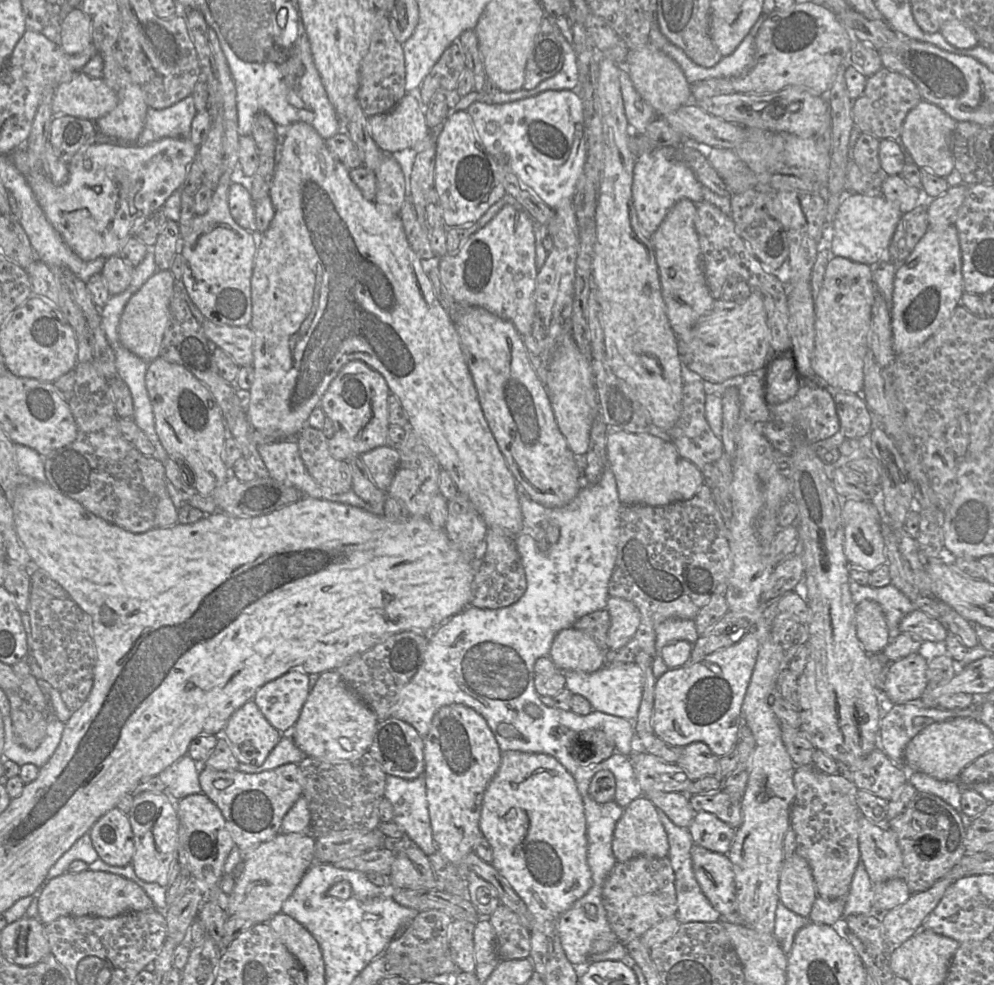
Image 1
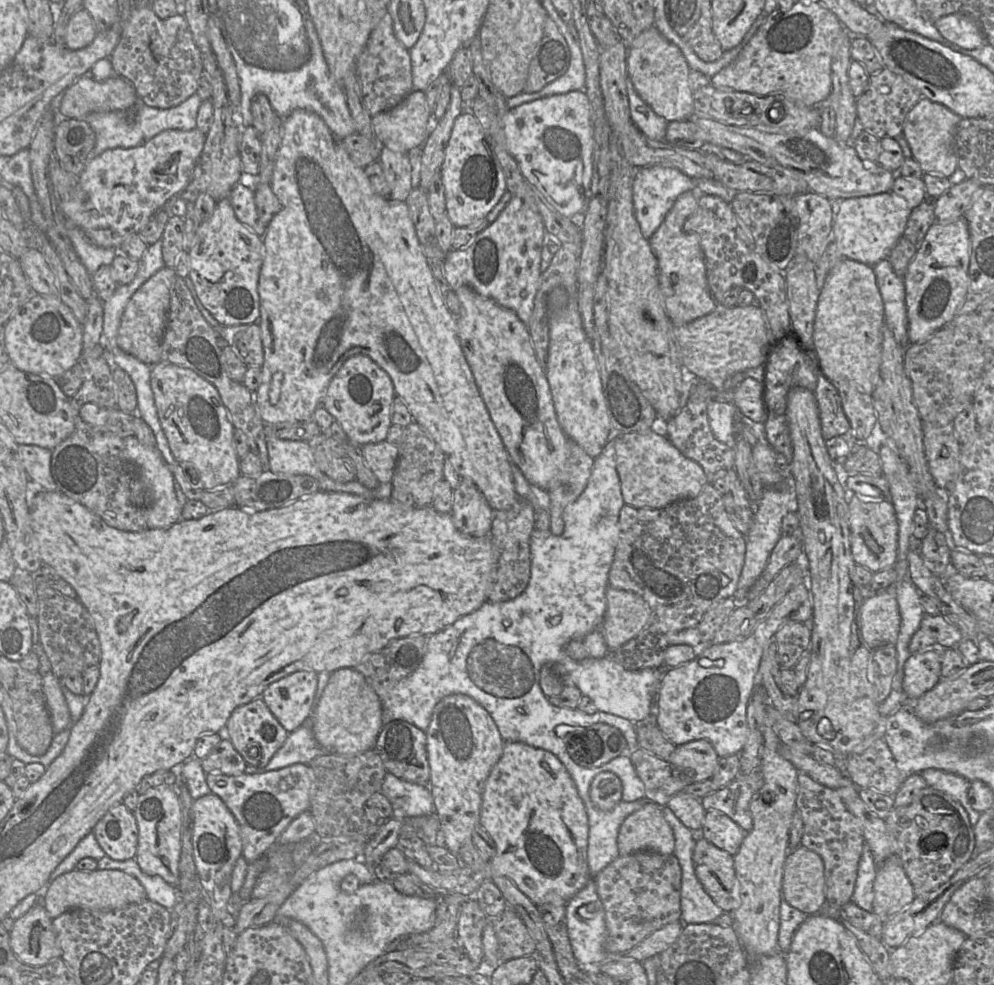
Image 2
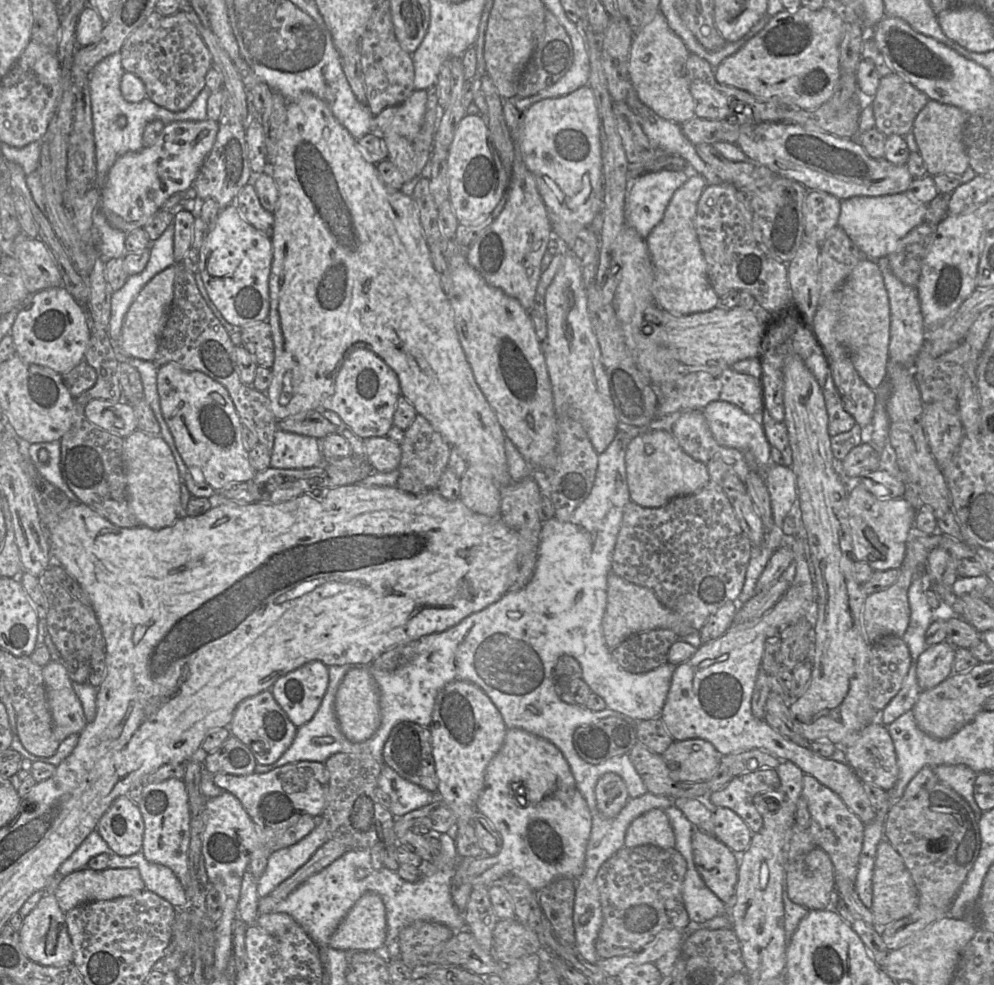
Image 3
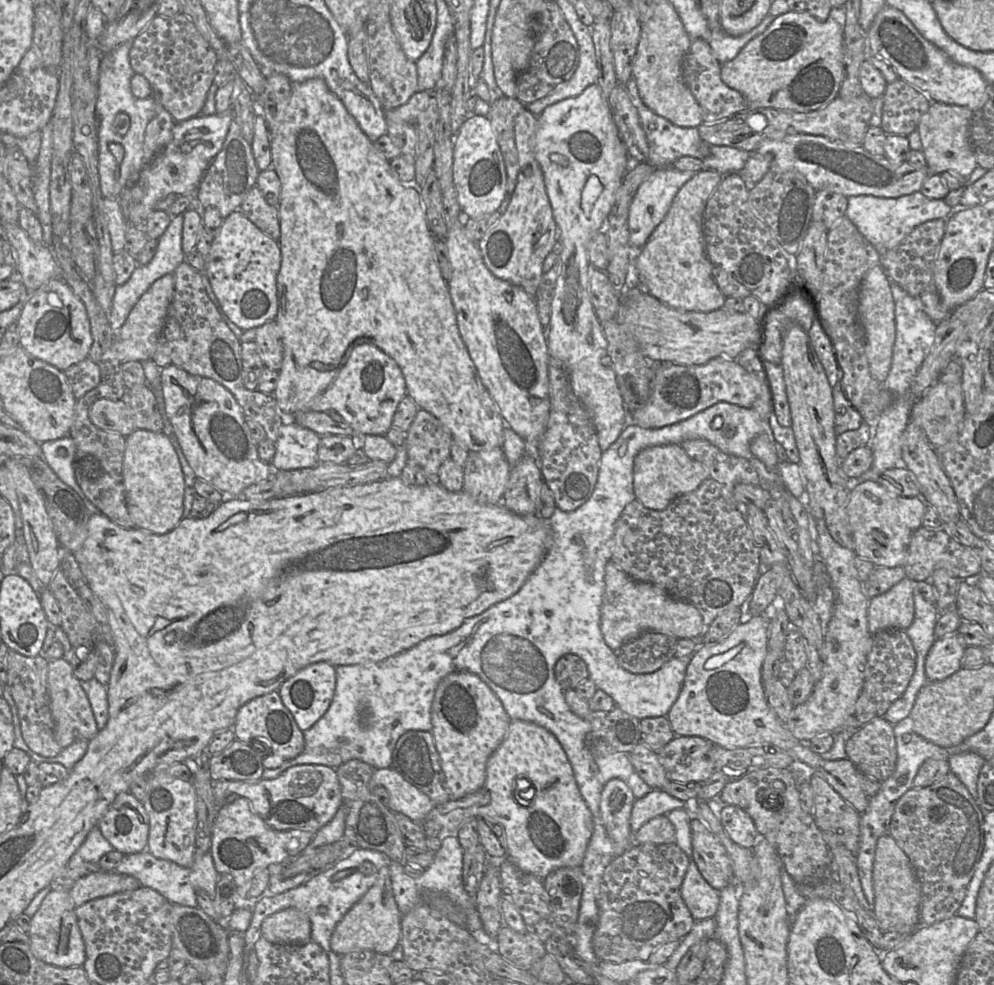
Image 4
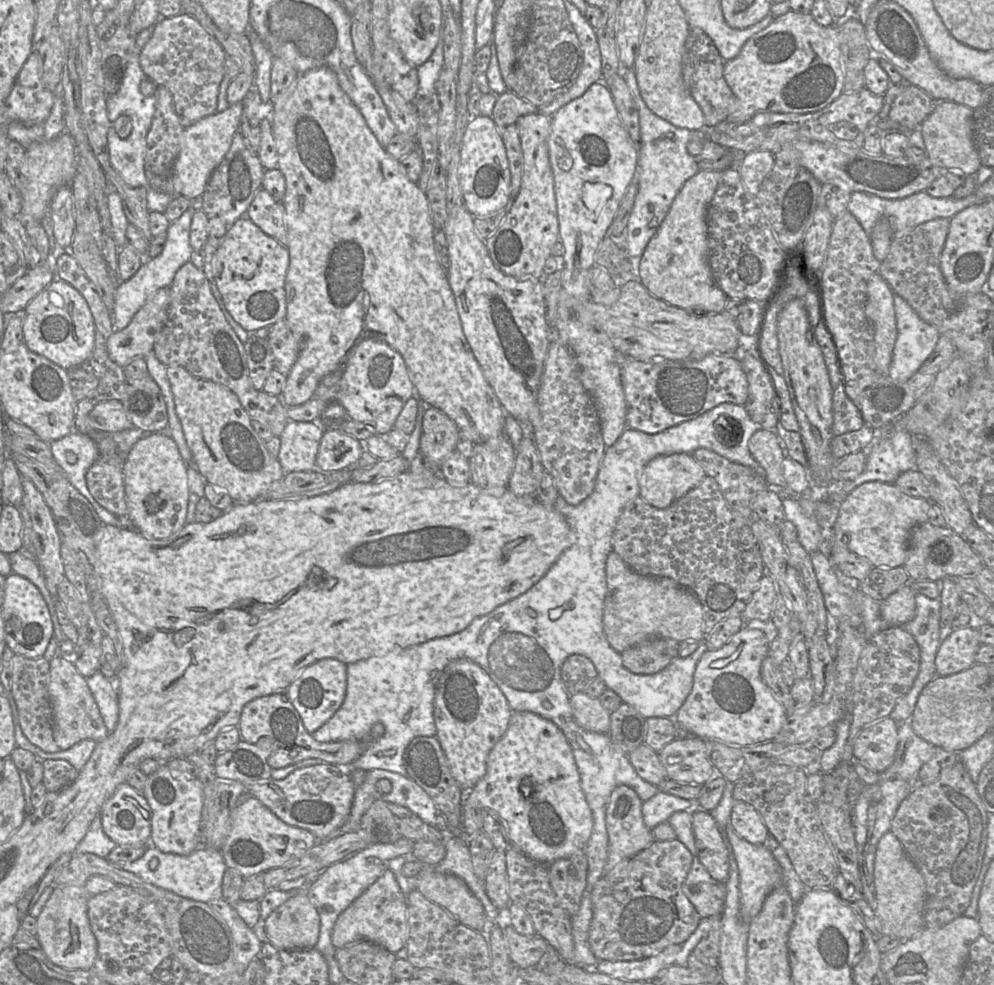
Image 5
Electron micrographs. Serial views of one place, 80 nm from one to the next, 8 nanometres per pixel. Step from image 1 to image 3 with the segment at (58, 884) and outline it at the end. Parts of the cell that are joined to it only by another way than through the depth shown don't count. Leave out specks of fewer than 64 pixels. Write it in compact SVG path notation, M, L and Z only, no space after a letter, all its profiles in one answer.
M85 868L66 875L54 895L61 910L67 912L87 902L130 896L144 889L144 882L136 868L106 868L104 870Z

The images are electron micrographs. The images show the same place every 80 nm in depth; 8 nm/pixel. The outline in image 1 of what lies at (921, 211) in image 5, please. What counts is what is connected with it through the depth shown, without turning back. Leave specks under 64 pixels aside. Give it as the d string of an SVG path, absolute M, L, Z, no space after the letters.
M848 193L842 199L833 220L831 255L871 267L876 266L880 261L887 260L888 248L902 215L898 207L880 193Z

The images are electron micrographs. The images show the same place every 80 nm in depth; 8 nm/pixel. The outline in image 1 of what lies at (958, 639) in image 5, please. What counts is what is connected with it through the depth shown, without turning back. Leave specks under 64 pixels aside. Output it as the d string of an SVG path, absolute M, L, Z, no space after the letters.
M918 653L891 663L883 688L891 704L920 700L928 687L927 668L927 659Z

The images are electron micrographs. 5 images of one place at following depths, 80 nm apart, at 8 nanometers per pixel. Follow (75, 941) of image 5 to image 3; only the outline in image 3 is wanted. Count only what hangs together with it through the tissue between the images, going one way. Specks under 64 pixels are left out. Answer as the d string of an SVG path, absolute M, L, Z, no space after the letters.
M46 894L36 907L24 917L19 930L23 952L32 961L44 966L67 966L73 961L73 947L68 933L65 913L54 894Z

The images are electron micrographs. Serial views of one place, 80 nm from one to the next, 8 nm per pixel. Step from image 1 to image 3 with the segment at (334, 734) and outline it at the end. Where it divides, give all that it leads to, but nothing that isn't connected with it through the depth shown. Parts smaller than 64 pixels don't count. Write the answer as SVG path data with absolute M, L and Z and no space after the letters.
M352 667L339 684L334 709L342 734L353 743L370 739L381 722L380 697L377 685L368 667Z

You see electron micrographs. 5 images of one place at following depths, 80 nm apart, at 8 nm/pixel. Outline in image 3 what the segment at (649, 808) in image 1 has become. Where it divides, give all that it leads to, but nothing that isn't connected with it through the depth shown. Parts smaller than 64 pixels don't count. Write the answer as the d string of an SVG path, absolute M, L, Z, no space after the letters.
M655 808L635 818L625 836L624 847L651 845L662 849L675 848L676 837L665 811Z

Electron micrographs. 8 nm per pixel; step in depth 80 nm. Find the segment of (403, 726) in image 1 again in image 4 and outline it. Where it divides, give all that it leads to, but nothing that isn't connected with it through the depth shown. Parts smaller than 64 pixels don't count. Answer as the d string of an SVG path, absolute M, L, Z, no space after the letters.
M410 730L404 733L393 750L391 768L402 775L406 781L424 792L435 805L452 800L446 787L445 776L432 732Z

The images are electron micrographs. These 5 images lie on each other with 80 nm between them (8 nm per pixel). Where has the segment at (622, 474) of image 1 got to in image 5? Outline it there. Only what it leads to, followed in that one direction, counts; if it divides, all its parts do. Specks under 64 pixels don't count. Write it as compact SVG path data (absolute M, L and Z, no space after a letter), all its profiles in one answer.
M690 454L660 455L645 466L639 496L649 505L665 509L698 486L705 476L702 466Z

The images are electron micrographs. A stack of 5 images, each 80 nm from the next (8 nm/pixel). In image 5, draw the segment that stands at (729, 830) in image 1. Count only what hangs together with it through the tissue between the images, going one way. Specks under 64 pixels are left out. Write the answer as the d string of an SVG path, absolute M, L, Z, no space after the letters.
M742 801L734 803L731 811L730 827L738 836L751 844L766 844L768 829L758 811Z

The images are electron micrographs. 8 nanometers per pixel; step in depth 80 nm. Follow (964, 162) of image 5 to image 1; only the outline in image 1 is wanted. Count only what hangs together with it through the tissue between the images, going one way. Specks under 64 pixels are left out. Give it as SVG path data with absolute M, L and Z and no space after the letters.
M923 99L906 115L900 139L906 147L914 163L939 177L946 177L954 169L950 138L957 121L946 114L941 108Z

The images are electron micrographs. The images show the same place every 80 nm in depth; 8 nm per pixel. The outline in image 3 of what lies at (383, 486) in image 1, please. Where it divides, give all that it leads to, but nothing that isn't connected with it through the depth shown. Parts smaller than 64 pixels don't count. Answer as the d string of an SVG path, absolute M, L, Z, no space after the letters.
M386 436L363 439L366 463L374 472L389 473L399 467L401 460L400 445Z

